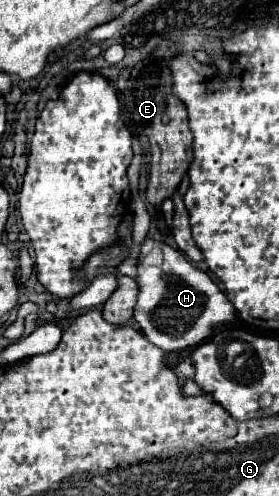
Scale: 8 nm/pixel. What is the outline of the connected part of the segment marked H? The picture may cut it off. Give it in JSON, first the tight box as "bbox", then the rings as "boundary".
{"bbox":[133,239,235,351],"boundary":[[[145,239],[139,253],[139,297],[133,319],[147,339],[159,349],[183,351],[207,341],[219,323],[235,319],[235,307],[219,291],[207,273],[197,269],[177,249],[153,239]]]}

